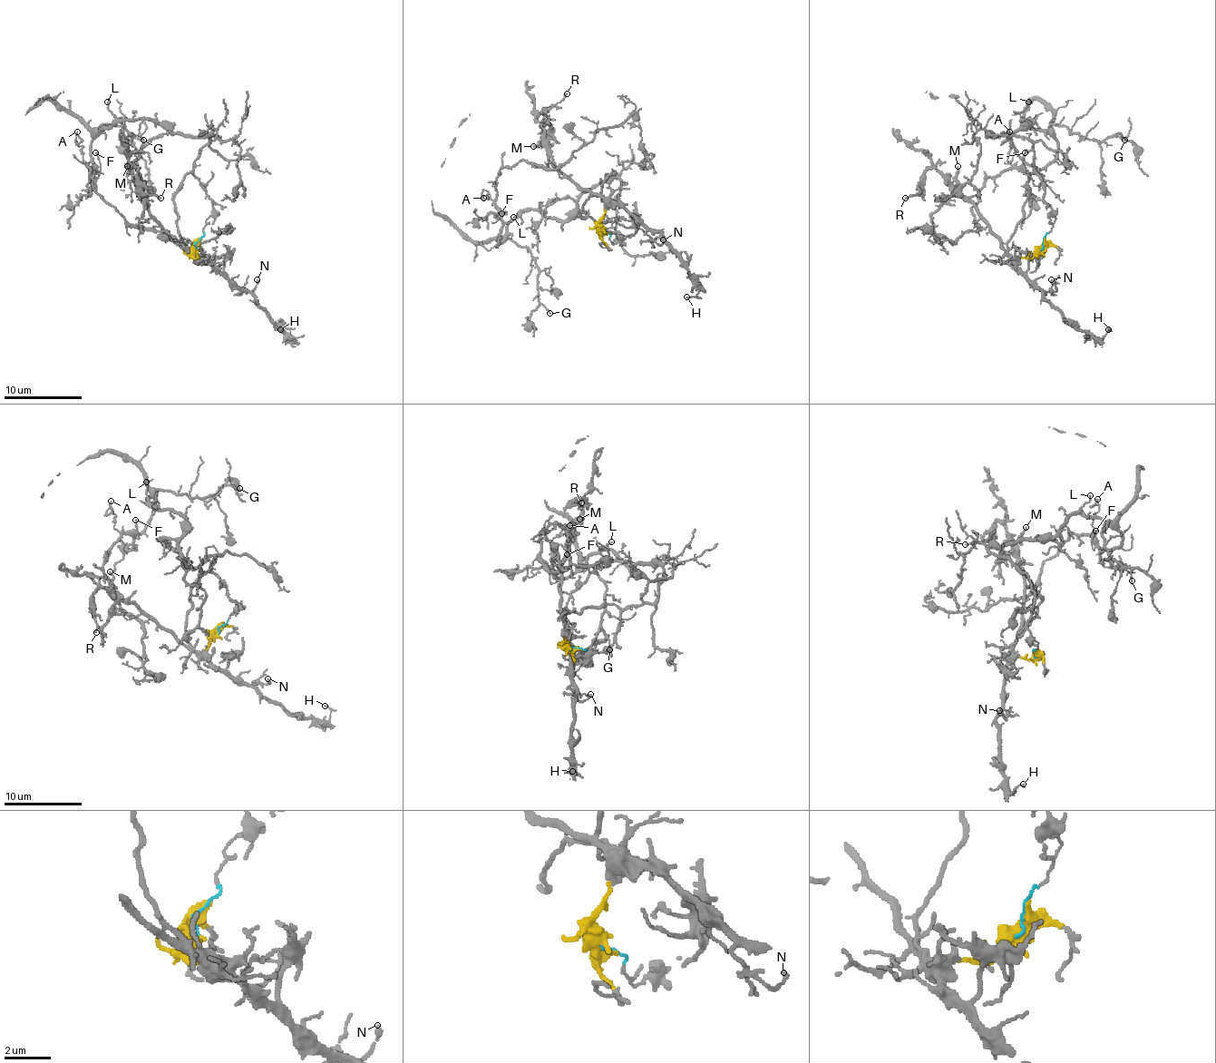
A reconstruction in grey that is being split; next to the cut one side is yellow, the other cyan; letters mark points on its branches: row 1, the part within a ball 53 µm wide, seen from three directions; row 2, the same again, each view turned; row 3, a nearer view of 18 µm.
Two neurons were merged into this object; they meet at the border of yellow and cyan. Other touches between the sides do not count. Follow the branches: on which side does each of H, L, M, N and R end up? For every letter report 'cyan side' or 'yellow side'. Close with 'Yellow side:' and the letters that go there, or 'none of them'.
H: yellow side
L: cyan side
M: yellow side
N: yellow side
R: yellow side
Yellow side: H, M, N, R

